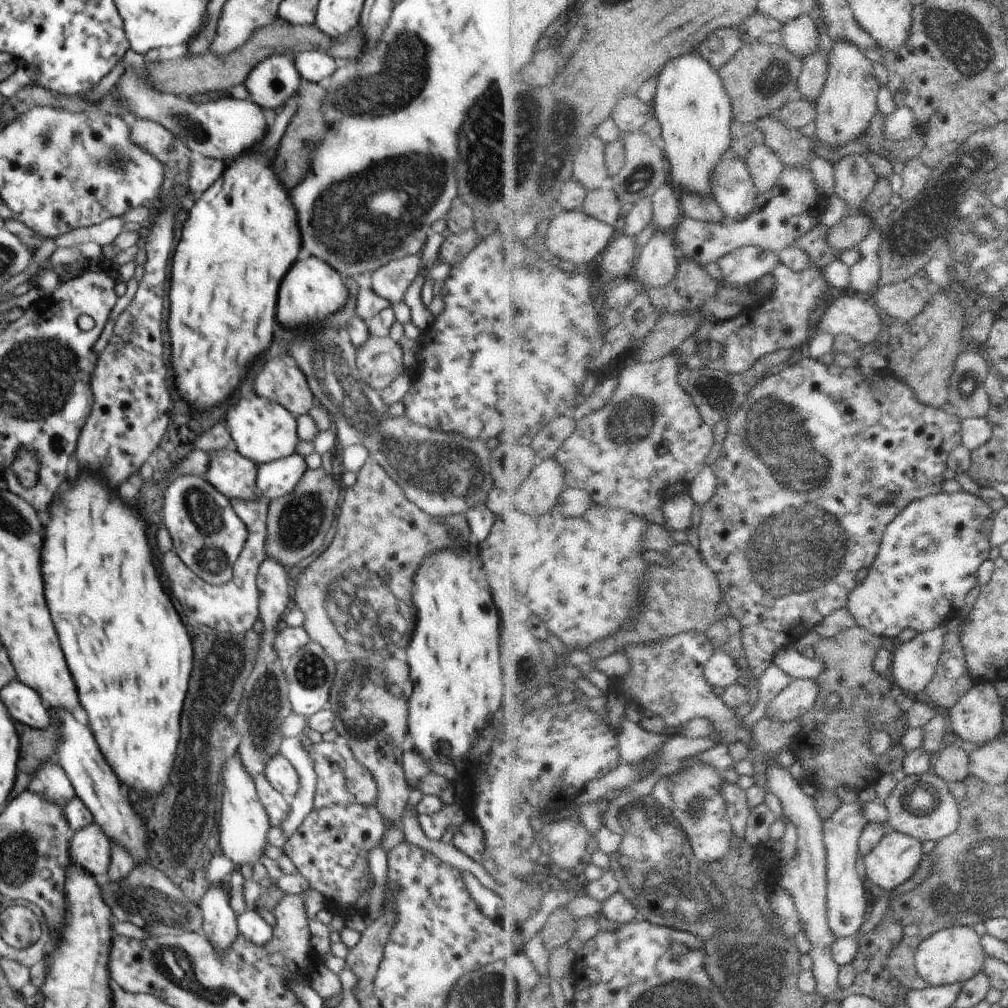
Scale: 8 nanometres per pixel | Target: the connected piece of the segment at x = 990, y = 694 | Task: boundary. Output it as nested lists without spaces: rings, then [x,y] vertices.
[[[975,683],[950,710],[952,732],[964,742],[987,745],[1002,732],[1004,708],[992,684]]]

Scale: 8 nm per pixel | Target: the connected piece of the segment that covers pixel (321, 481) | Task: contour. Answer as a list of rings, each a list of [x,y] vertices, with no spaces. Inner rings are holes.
[[[322,467],[317,470],[307,468],[292,493],[270,500],[266,557],[274,558],[282,566],[291,568],[320,550],[334,522],[340,489],[338,480],[328,470]]]

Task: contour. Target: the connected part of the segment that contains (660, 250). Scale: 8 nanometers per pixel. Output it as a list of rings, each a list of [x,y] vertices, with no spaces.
[[[674,231],[655,232],[641,249],[633,277],[648,288],[666,288],[678,276],[680,260]]]

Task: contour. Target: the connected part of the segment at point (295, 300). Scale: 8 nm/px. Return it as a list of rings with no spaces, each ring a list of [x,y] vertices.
[[[306,258],[296,262],[290,272],[284,276],[280,294],[278,294],[278,310],[276,318],[284,328],[304,326],[310,330],[315,325],[322,325],[324,320],[336,314],[348,300],[348,288],[338,272],[318,258]]]

